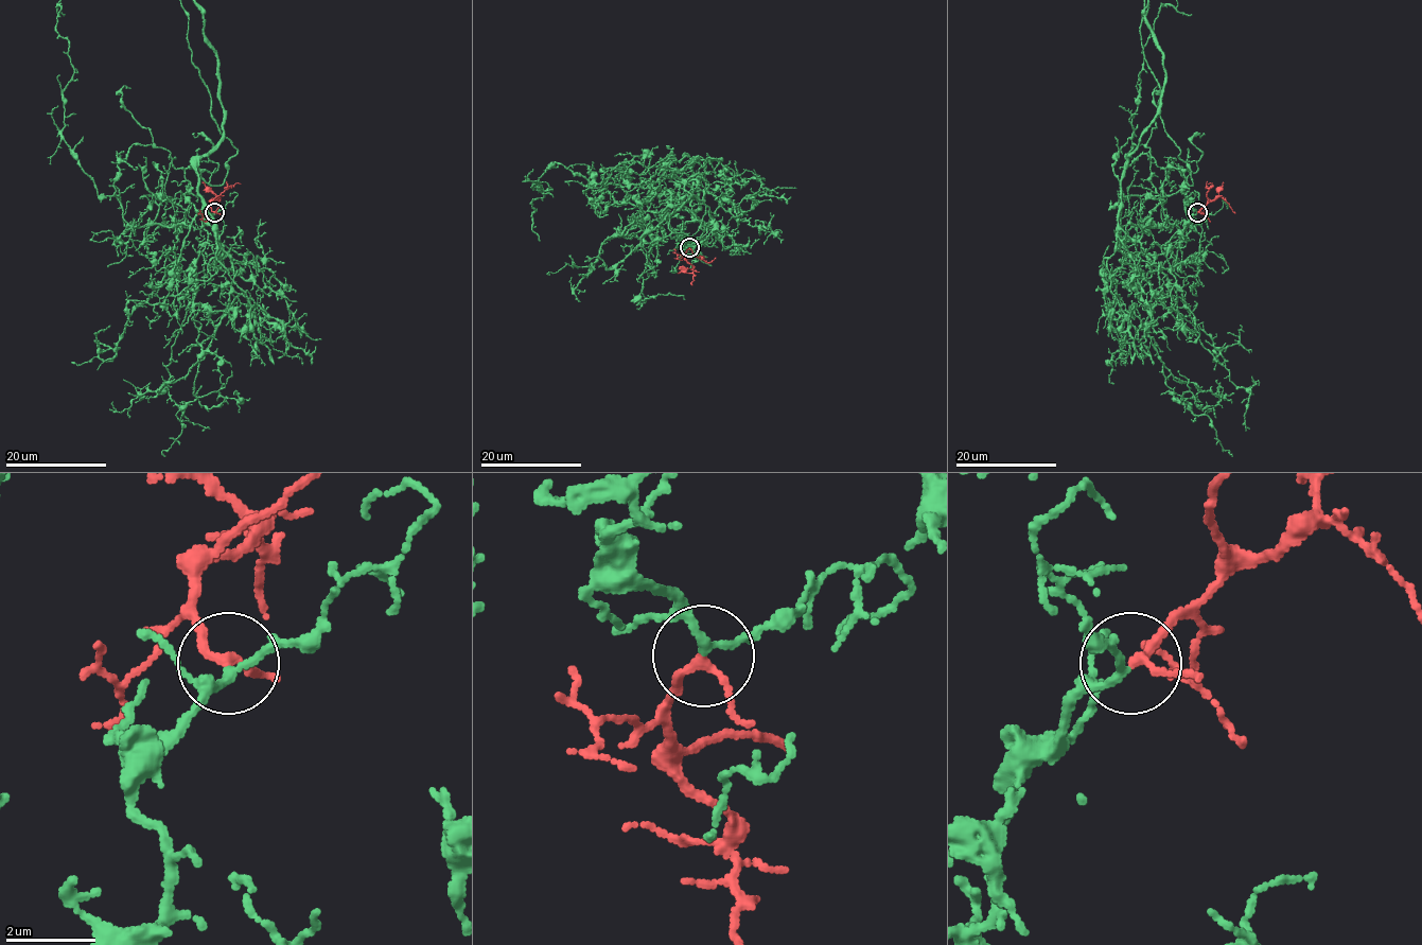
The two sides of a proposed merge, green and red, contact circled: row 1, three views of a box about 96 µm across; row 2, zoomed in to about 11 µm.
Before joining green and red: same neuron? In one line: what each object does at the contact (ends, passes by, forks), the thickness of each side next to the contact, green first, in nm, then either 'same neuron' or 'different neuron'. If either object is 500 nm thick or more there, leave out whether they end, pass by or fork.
green passes by; red passes by; 160 nm thick on the green side, 180 nm on the other; same neuron

